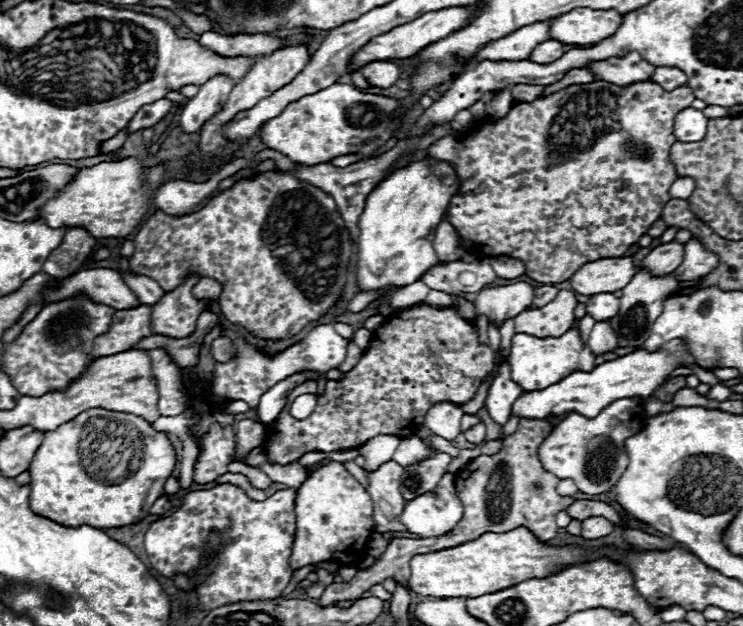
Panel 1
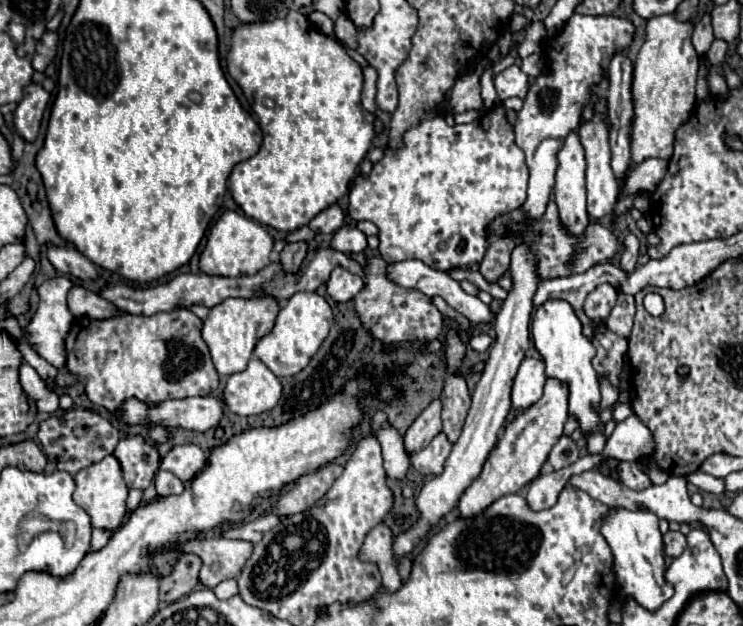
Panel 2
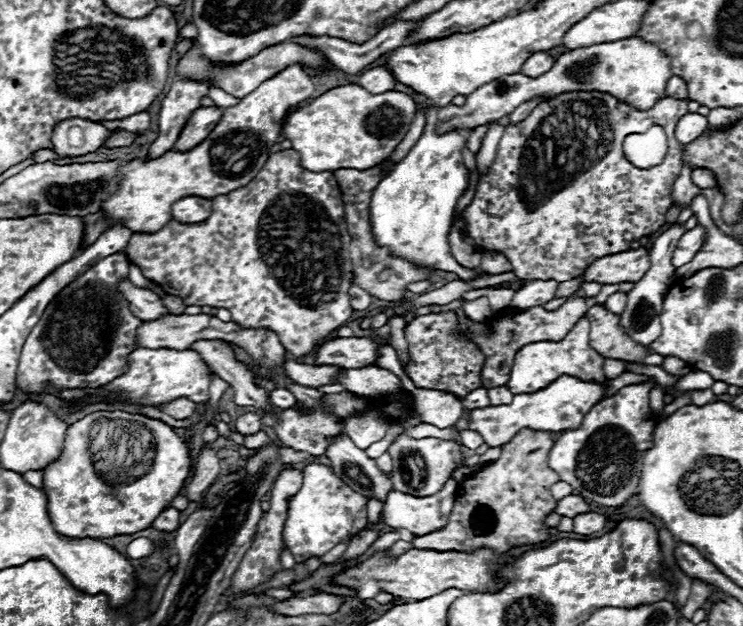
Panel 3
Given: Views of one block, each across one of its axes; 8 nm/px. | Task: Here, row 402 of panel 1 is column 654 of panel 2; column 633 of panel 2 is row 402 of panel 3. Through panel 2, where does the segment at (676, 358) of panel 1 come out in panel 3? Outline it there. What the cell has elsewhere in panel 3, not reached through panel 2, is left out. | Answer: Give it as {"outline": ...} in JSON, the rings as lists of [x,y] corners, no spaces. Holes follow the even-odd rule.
{"outline":[[[562,376],[548,388],[542,388],[532,394],[516,394],[510,404],[502,406],[486,406],[470,410],[468,428],[478,432],[488,446],[504,446],[508,444],[522,428],[544,430],[544,432],[564,432],[578,428],[584,416],[590,412],[594,404],[602,400],[604,388],[598,382],[582,382],[572,376]]]}

